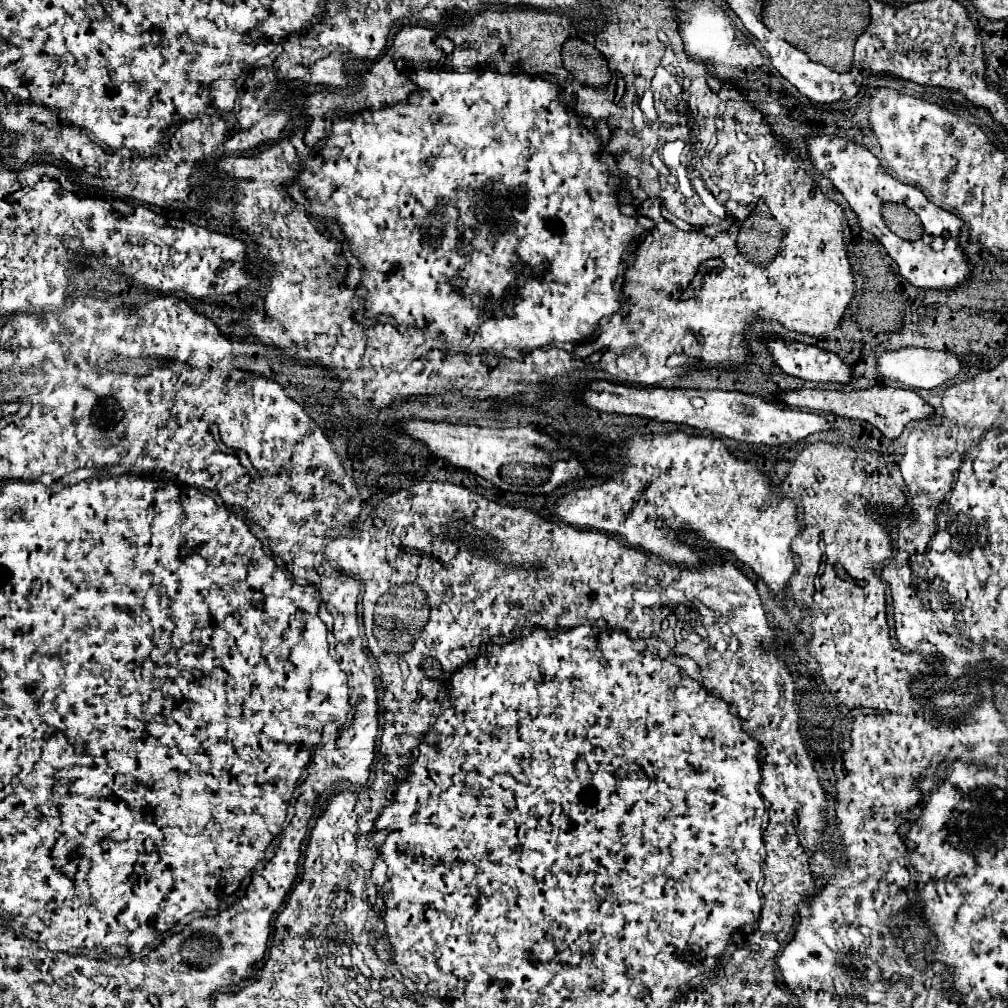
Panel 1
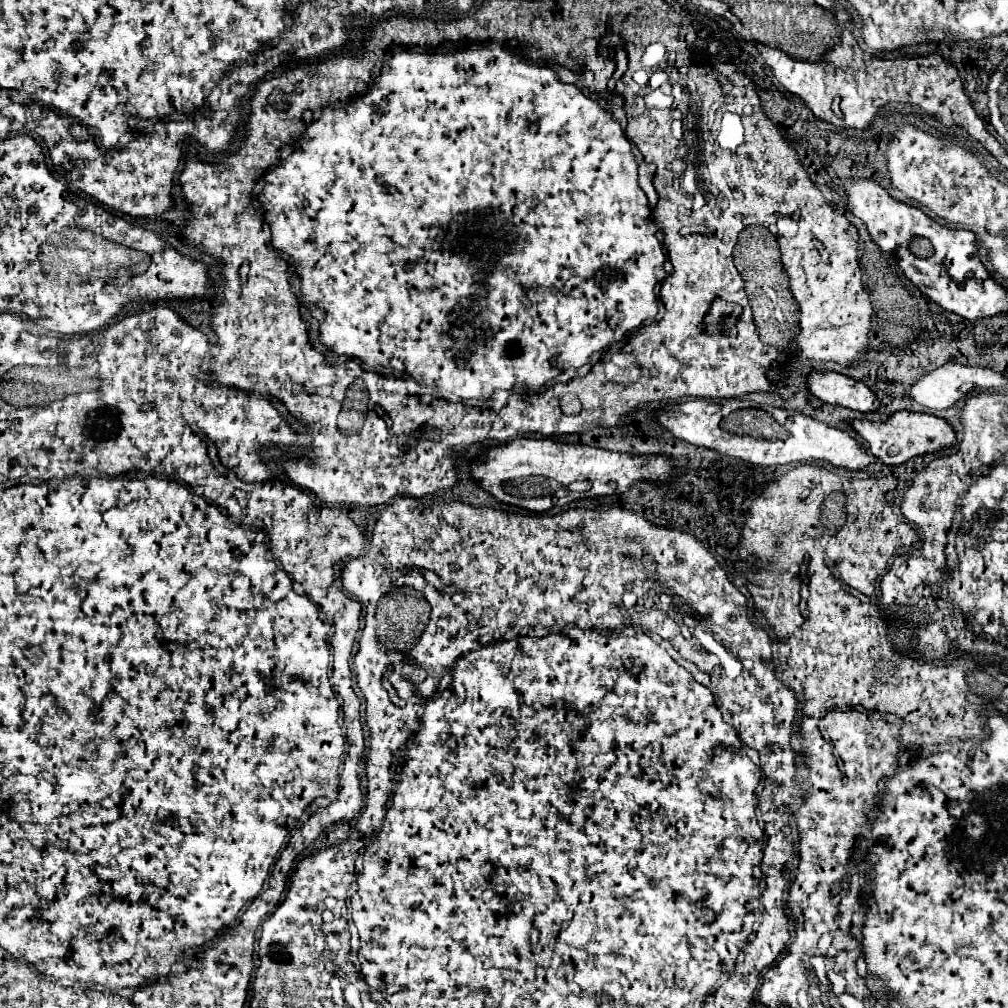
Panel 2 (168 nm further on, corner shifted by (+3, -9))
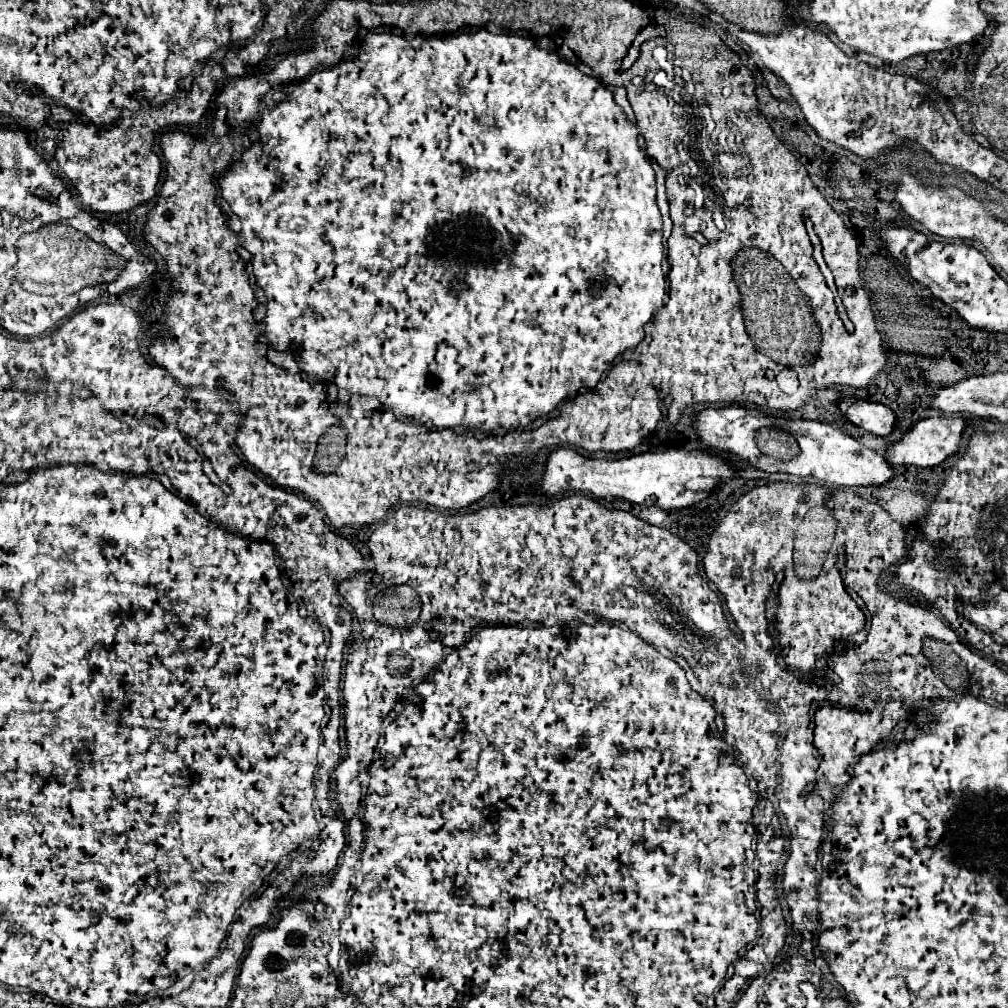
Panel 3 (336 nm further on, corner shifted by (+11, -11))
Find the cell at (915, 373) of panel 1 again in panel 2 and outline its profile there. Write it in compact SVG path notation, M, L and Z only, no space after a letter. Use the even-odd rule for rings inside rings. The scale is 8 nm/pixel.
M949 360L947 364L923 374L921 378L917 378L913 384L911 384L911 398L917 402L917 404L923 404L923 406L929 406L933 410L945 410L949 408L951 404L955 404L957 400L965 398L973 388L983 388L983 390L999 390L999 388L1005 388L1005 378L999 374L999 372L993 372L989 368L981 368L981 366L963 366L963 364L957 364L953 360Z

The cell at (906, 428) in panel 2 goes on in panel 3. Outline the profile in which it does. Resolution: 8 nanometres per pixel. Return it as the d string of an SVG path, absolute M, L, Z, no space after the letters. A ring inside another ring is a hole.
M927 418L927 420L921 420L909 432L905 432L903 440L899 440L887 448L887 460L893 466L897 466L897 464L911 464L911 466L921 466L921 468L939 466L949 456L957 454L965 426L967 426L967 422L963 418Z

